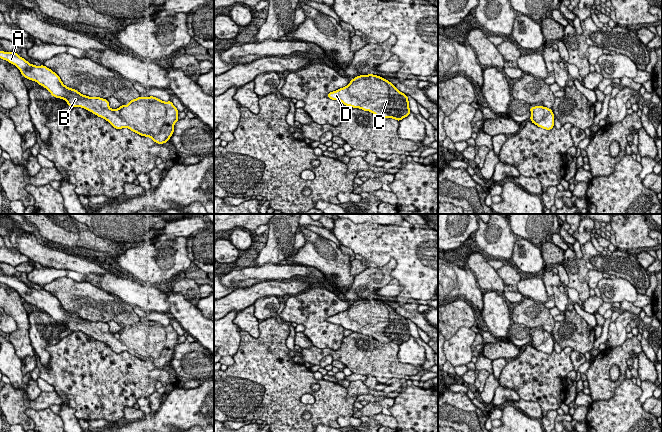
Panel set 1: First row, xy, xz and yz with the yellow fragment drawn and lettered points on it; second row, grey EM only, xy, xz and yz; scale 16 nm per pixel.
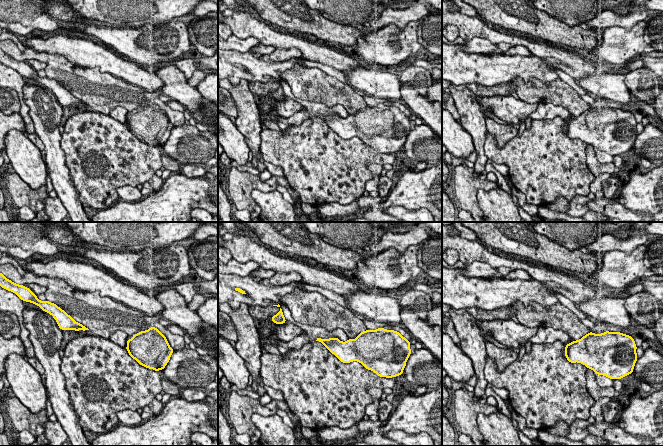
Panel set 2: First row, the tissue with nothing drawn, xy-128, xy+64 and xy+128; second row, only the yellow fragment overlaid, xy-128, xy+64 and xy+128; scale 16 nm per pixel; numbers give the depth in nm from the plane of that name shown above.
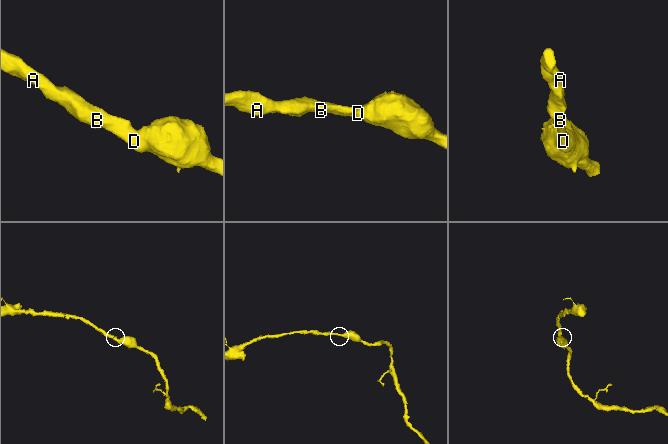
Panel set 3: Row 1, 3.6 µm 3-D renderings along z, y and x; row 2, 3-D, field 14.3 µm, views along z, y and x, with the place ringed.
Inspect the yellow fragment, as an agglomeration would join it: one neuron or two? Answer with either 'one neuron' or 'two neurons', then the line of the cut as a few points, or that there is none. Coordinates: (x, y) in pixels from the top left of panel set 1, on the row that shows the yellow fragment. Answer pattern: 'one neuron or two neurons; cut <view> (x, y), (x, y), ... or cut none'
one neuron; cut none

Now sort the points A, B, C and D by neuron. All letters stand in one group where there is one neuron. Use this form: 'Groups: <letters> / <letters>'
Groups: A B C D

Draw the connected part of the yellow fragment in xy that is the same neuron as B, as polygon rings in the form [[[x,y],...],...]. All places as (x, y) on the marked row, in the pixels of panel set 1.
[[[0,51],[0,58],[15,65],[21,74],[46,88],[53,97],[64,99],[71,107],[82,107],[93,114],[108,121],[115,129],[129,128],[131,131],[145,137],[150,137],[155,143],[163,144],[169,141],[174,132],[174,124],[179,120],[178,110],[172,101],[164,102],[156,97],[138,97],[129,101],[128,105],[121,105],[118,109],[111,109],[107,99],[100,97],[88,97],[75,89],[63,84],[60,77],[44,65],[30,64],[15,52]]]

